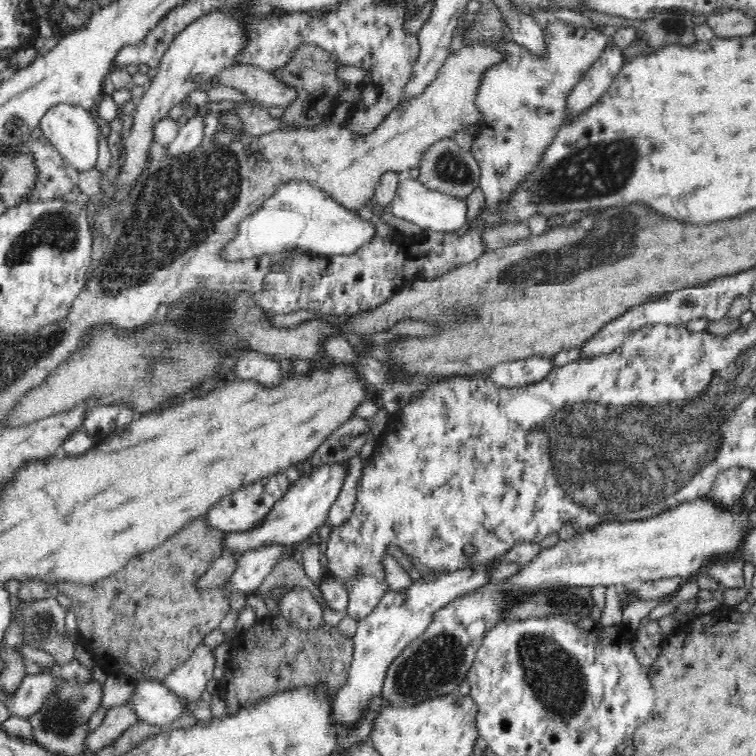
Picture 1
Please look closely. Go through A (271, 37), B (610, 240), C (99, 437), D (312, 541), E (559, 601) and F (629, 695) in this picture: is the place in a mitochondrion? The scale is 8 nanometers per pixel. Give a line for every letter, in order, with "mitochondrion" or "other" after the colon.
A: mitochondrion
B: mitochondrion
C: other
D: other
E: mitochondrion
F: other

